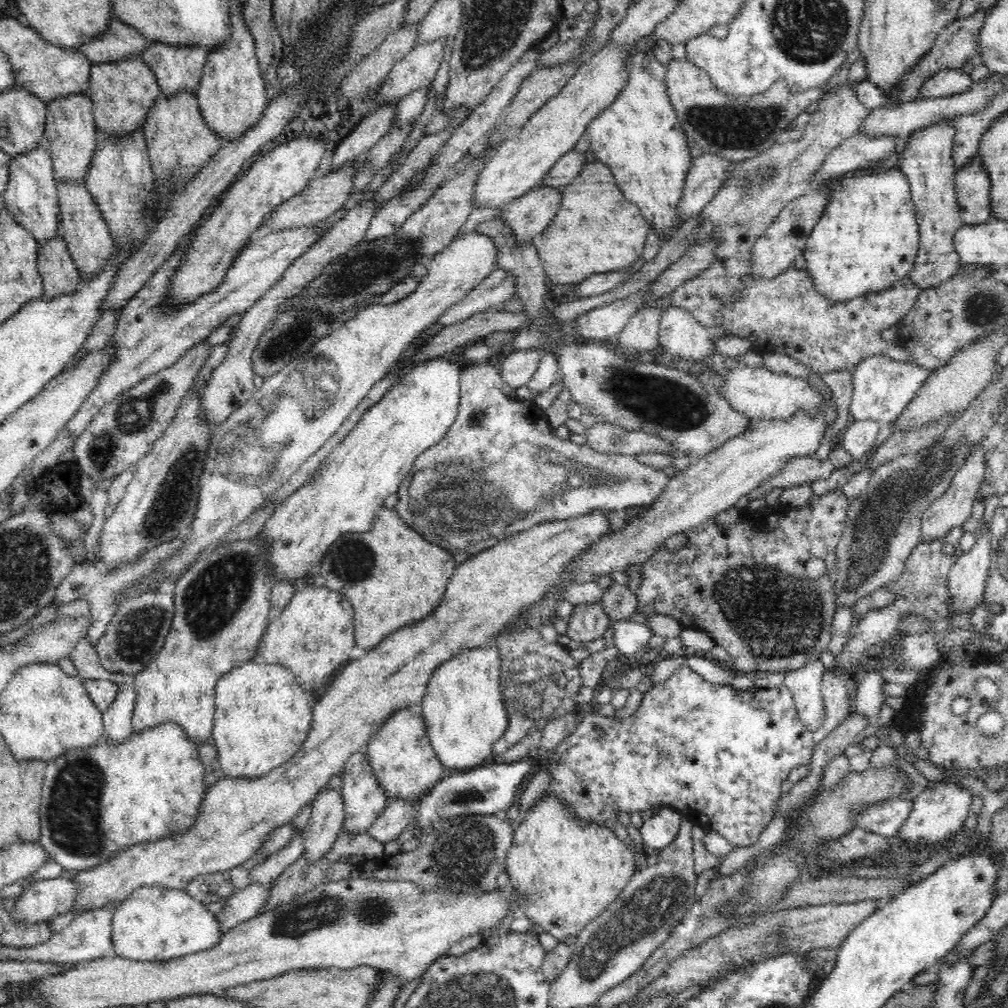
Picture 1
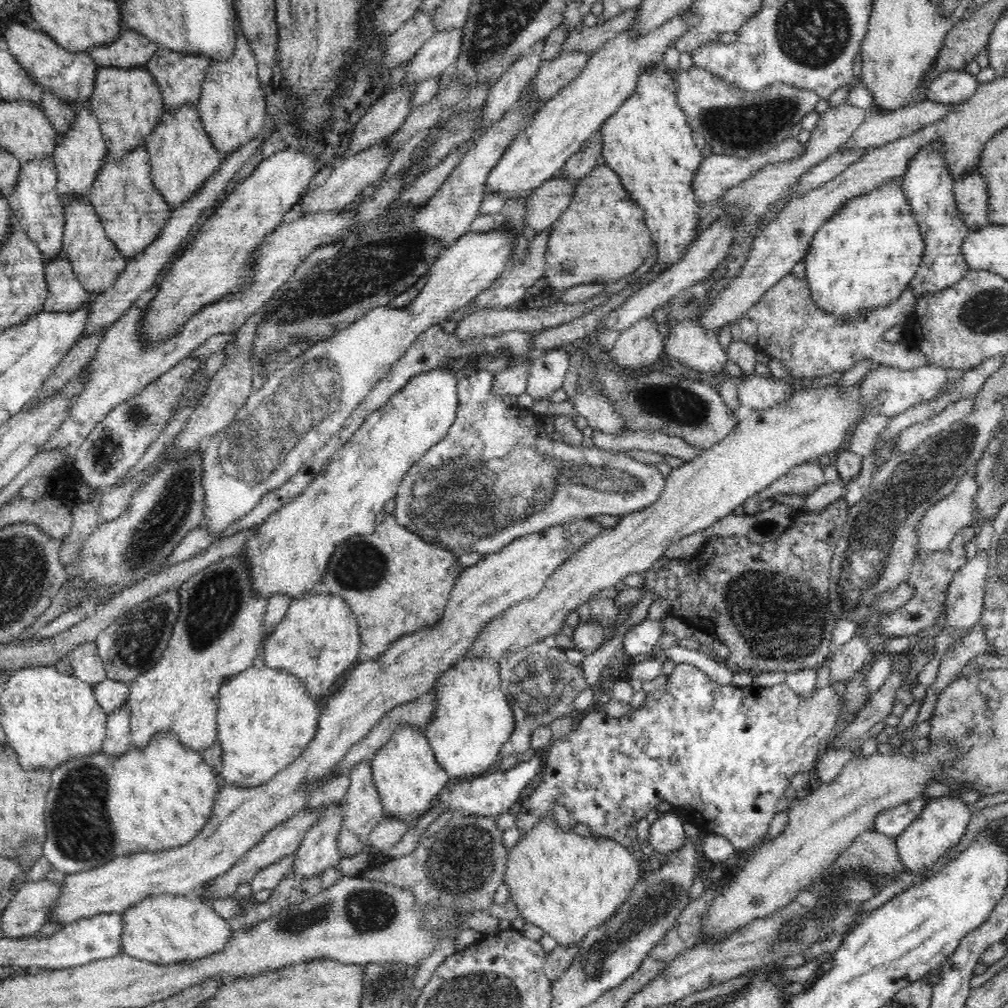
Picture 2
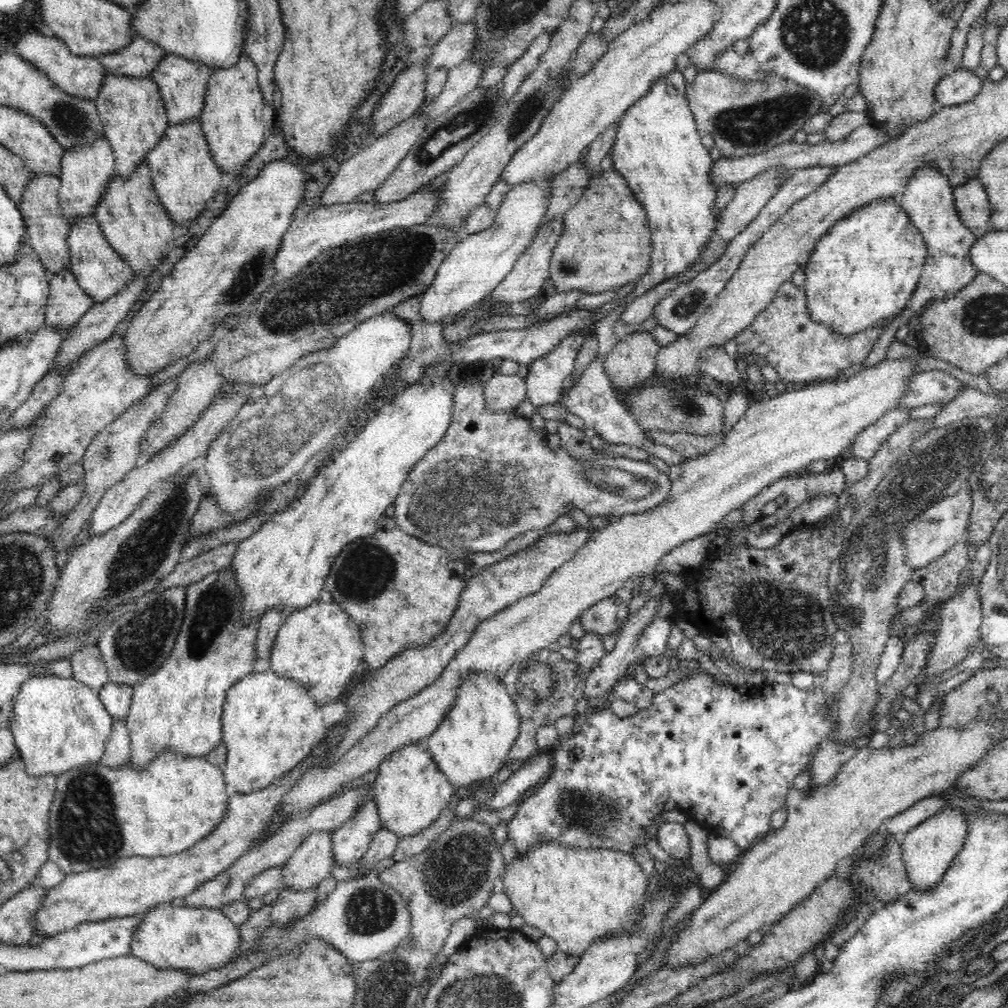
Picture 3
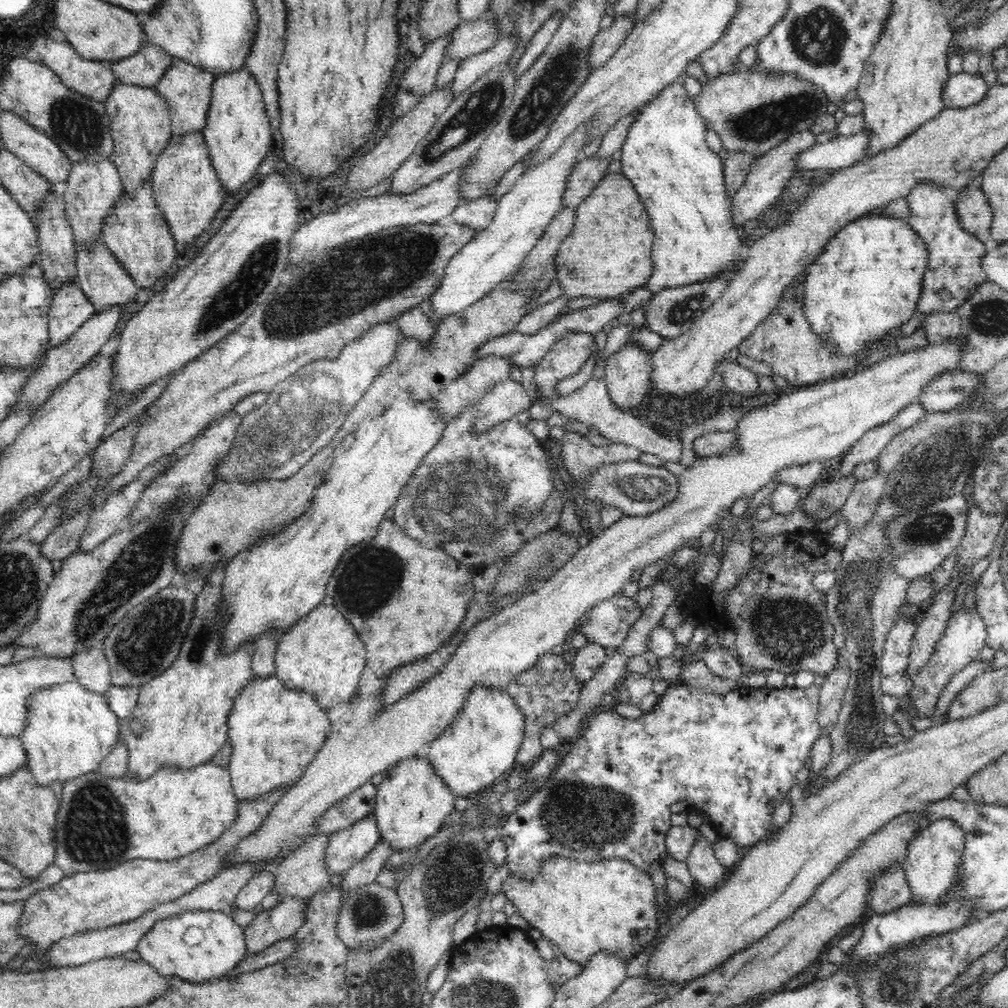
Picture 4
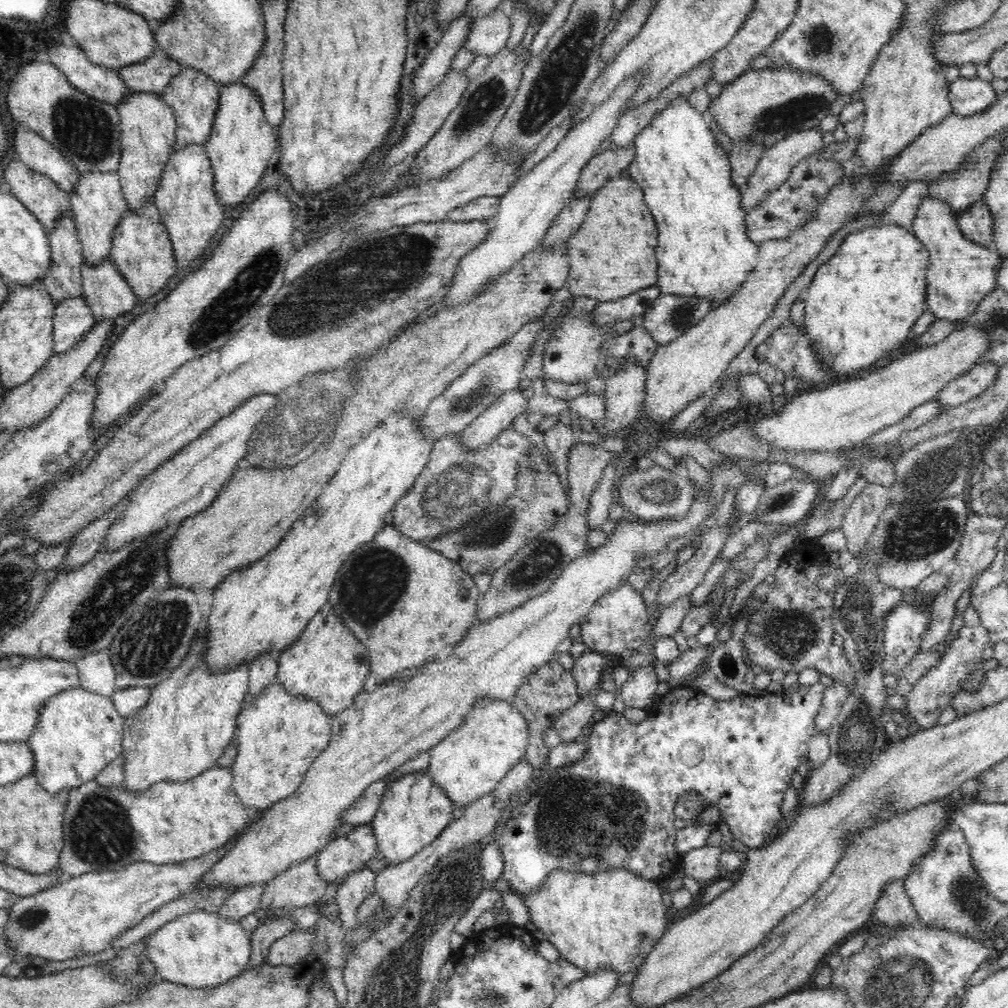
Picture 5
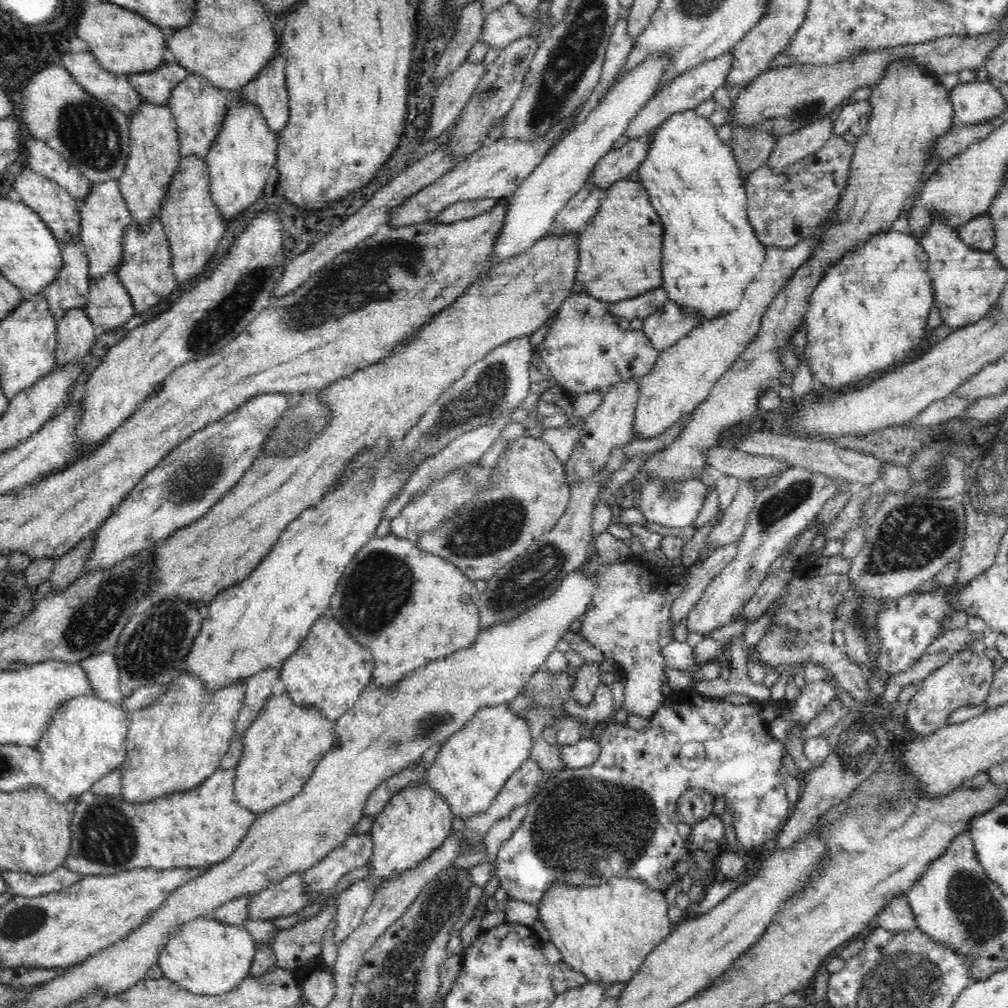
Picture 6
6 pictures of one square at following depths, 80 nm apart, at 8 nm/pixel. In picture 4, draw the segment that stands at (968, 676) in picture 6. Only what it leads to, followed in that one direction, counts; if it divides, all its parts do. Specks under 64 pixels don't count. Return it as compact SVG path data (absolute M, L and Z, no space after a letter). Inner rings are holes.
M965 605L958 610L952 610L948 628L936 643L926 666L913 678L913 688L909 692L914 706L910 710L917 712L921 718L931 718L942 690L950 682L950 679L966 668L970 662L980 658L980 652L984 648L987 637L986 626L979 614L977 607L967 608Z

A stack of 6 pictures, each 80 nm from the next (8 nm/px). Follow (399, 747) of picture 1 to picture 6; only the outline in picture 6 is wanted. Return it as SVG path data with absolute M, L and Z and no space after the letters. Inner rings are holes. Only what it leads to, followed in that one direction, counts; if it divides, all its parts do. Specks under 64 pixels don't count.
M426 781L410 783L408 787L401 788L391 797L383 811L373 817L373 824L369 831L374 843L373 854L368 866L373 868L370 872L370 881L374 893L381 887L381 884L390 877L399 877L401 872L415 867L424 857L427 857L435 848L438 848L449 835L454 818L448 801L434 791Z

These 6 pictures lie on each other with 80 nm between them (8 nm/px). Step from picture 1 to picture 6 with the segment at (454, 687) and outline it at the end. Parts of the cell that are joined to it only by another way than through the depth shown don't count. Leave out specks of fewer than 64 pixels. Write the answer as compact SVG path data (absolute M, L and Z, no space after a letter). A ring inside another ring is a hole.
M506 703L482 707L458 732L443 741L436 760L427 770L426 783L448 801L454 816L467 819L488 810L508 778L530 759L531 748L531 732L524 718L510 710Z

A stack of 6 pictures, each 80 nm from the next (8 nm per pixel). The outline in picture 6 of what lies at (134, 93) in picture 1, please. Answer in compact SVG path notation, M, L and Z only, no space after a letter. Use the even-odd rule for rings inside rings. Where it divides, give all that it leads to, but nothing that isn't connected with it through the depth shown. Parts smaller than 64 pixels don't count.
M144 102L129 117L130 158L122 176L119 178L119 189L126 201L134 223L141 227L148 224L154 215L159 216L163 198L166 196L171 176L179 165L180 138L177 124L170 107Z

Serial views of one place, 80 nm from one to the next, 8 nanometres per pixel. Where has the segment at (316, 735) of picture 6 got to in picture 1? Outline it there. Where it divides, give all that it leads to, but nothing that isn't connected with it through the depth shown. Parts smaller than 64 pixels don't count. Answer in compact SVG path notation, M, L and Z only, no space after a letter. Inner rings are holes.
M252 660L250 662L243 664L239 667L231 668L228 672L225 672L223 675L220 675L220 678L217 680L215 686L215 713L214 713L214 726L212 729L211 739L213 745L218 751L218 761L220 762L220 767L224 771L226 777L240 778L246 777L248 779L253 779L256 777L261 777L267 775L272 769L286 764L288 760L292 759L298 749L302 746L302 743L305 742L306 737L308 736L308 731L311 727L312 722L312 711L311 711L311 702L314 694L310 694L305 691L298 681L294 678L294 674L279 664L258 664Z

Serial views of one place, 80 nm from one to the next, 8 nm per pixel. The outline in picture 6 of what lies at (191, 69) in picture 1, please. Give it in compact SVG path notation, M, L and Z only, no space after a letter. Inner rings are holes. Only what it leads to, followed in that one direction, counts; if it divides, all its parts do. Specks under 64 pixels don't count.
M190 73L182 84L178 84L170 91L167 106L172 111L172 116L177 124L180 138L180 155L184 158L190 156L208 156L208 150L212 148L218 131L222 126L228 104L228 93L215 88L206 78Z

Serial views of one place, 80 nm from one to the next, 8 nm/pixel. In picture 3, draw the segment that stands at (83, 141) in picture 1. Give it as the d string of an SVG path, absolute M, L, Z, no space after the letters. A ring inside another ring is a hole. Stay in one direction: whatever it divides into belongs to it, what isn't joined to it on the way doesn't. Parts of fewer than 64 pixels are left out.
M98 138L94 144L84 146L84 148L65 149L61 159L61 173L59 174L61 185L58 190L64 216L69 221L84 215L94 217L95 206L101 199L101 194L105 191L109 180L117 174L114 153L106 138Z

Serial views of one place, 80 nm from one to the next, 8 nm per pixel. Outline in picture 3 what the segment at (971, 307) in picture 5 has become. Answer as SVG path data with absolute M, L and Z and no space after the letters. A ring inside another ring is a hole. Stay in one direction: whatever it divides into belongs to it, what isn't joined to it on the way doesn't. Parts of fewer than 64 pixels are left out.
M932 163L918 167L909 178L901 205L907 211L910 222L918 227L928 247L923 272L906 307L880 334L876 346L863 362L864 368L877 365L886 359L886 352L895 341L897 330L903 324L907 324L907 320L912 315L919 316L921 310L932 301L953 297L956 292L961 291L970 282L974 282L974 278L978 276L979 271L970 260L970 249L975 243L976 235L962 222L955 207L955 196L952 192L950 181Z

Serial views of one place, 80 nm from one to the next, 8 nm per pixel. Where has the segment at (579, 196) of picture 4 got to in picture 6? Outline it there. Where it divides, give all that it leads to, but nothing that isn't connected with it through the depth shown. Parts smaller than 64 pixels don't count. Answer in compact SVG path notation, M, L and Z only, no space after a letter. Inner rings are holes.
M650 134L628 141L622 148L607 152L594 166L589 174L590 184L600 188L608 188L613 182L626 179L646 158L650 150Z

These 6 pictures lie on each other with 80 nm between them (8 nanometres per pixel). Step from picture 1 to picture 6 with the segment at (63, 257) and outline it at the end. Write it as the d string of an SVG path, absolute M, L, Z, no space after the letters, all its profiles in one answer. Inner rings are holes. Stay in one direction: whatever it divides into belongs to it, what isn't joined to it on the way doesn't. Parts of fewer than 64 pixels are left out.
M84 308L66 311L57 323L57 364L82 363L82 359L95 345L98 336L96 326Z

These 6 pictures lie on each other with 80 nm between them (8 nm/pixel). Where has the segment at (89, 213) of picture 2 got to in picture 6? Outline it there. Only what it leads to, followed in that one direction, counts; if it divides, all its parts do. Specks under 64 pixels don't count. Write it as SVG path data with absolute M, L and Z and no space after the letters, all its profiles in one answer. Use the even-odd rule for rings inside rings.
M106 272L97 279L90 278L90 292L84 309L98 332L109 332L122 327L134 316L134 305L116 273Z

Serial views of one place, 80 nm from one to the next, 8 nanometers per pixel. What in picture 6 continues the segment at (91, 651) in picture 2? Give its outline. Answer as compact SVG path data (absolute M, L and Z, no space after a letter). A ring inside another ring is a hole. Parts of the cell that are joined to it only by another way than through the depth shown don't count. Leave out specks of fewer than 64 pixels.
M112 650L81 660L93 694L98 698L121 704L123 694L119 683L119 668Z

